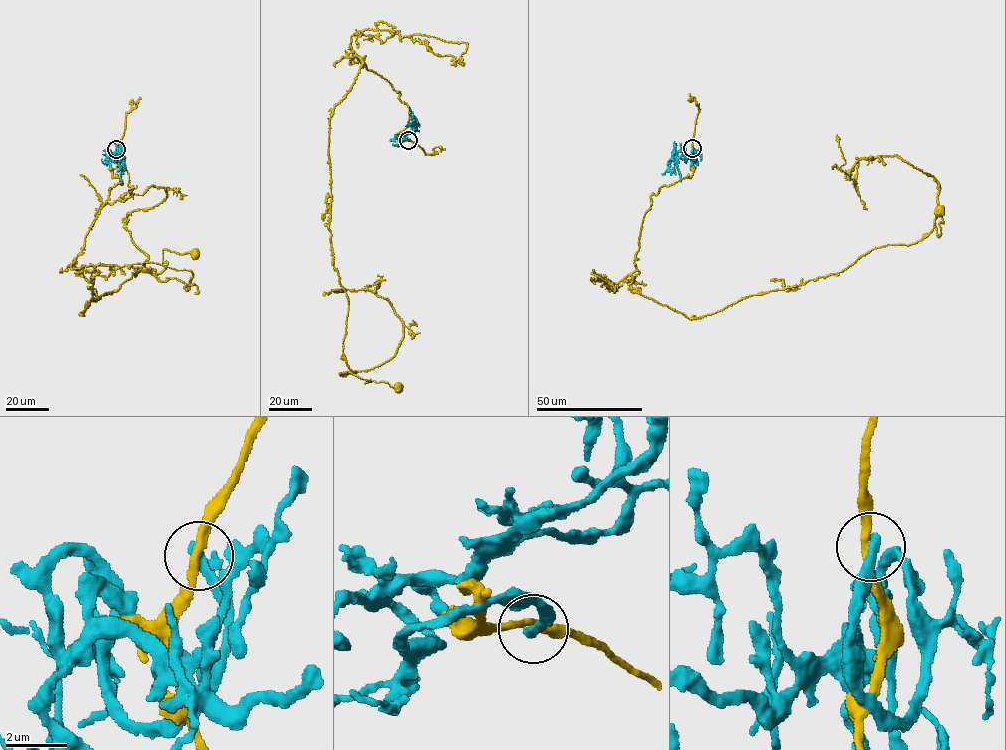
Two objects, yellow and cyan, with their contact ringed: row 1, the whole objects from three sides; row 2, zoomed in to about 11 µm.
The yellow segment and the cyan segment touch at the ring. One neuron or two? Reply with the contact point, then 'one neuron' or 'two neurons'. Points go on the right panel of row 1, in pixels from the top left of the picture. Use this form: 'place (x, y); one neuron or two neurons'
place (692, 148); two neurons

